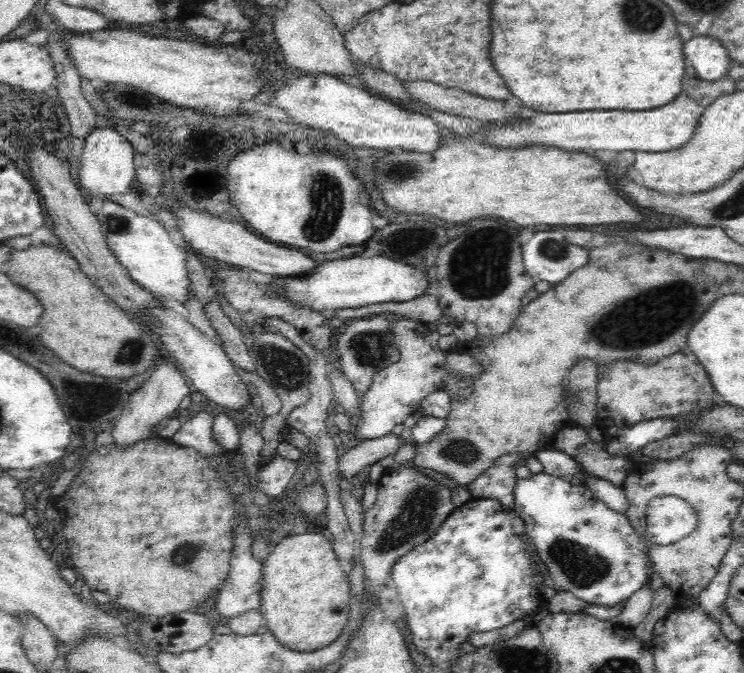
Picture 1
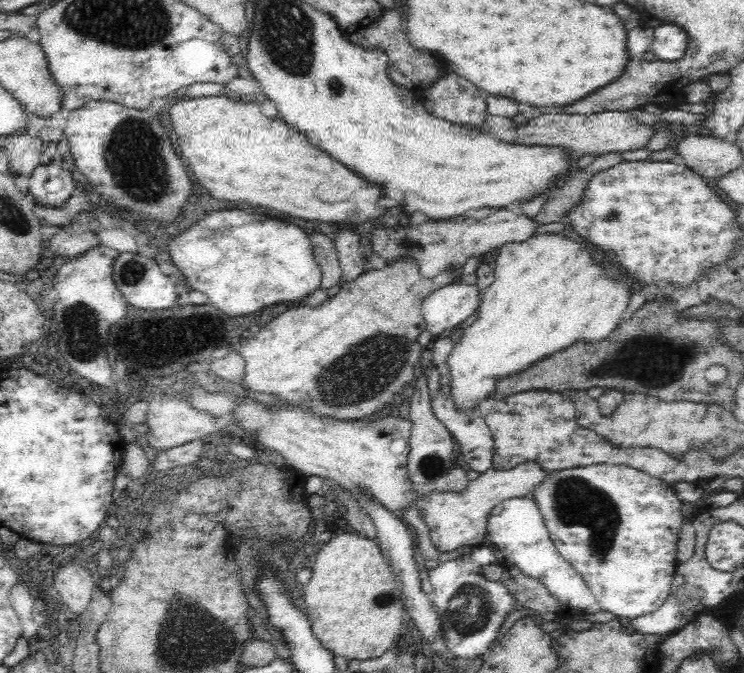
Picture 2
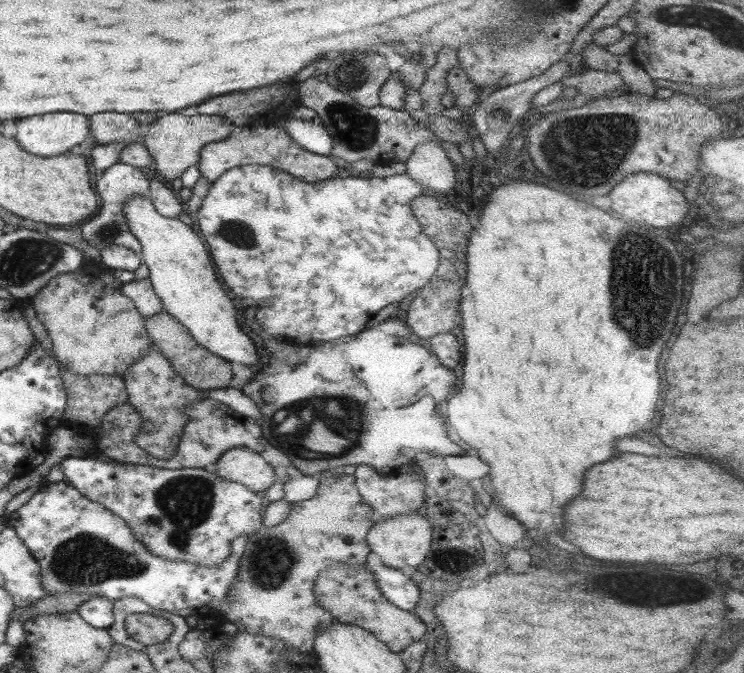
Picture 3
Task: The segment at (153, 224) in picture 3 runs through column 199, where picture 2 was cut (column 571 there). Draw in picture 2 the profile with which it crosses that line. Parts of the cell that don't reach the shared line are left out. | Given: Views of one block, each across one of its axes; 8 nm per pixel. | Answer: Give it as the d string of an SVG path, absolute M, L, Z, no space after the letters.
M554 234L538 235L536 238L532 236L524 243L518 245L510 244L498 251L498 256L496 256L496 268L494 269L495 278L485 289L484 299L477 310L478 316L475 318L474 322L471 322L467 327L461 330L445 362L448 369L448 379L450 379L448 380L448 385L450 385L449 395L452 399L454 410L458 414L462 414L462 412L466 412L466 410L474 410L474 408L478 408L482 402L490 400L494 392L496 392L498 380L526 373L530 368L533 368L536 363L541 362L540 360L544 360L544 358L548 358L550 354L560 352L560 350L566 350L566 348L572 346L572 344L576 344L576 342L596 344L596 342L606 340L612 330L617 327L616 323L618 322L620 314L627 309L630 298L630 288L632 288L631 282L624 282L624 278L622 282L617 282L616 277L614 279L604 276L602 266L594 264L594 260L590 259L590 254L588 254L586 247L588 247L588 245L582 242L578 244L578 242L572 242L572 240L568 240L568 238L562 238L559 234Z

